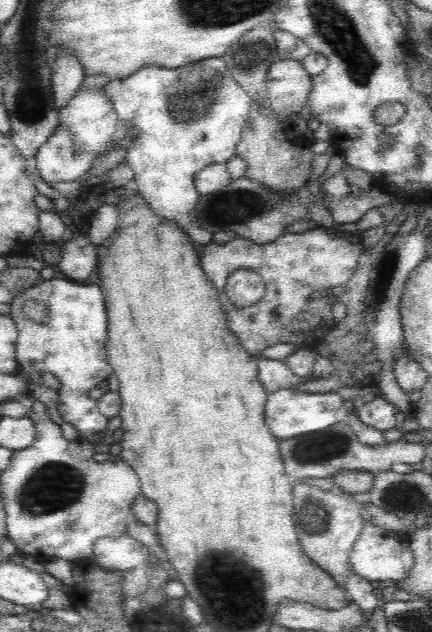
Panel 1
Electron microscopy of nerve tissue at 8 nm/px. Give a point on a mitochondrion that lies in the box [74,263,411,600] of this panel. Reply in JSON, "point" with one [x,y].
{"point":[316,517]}

